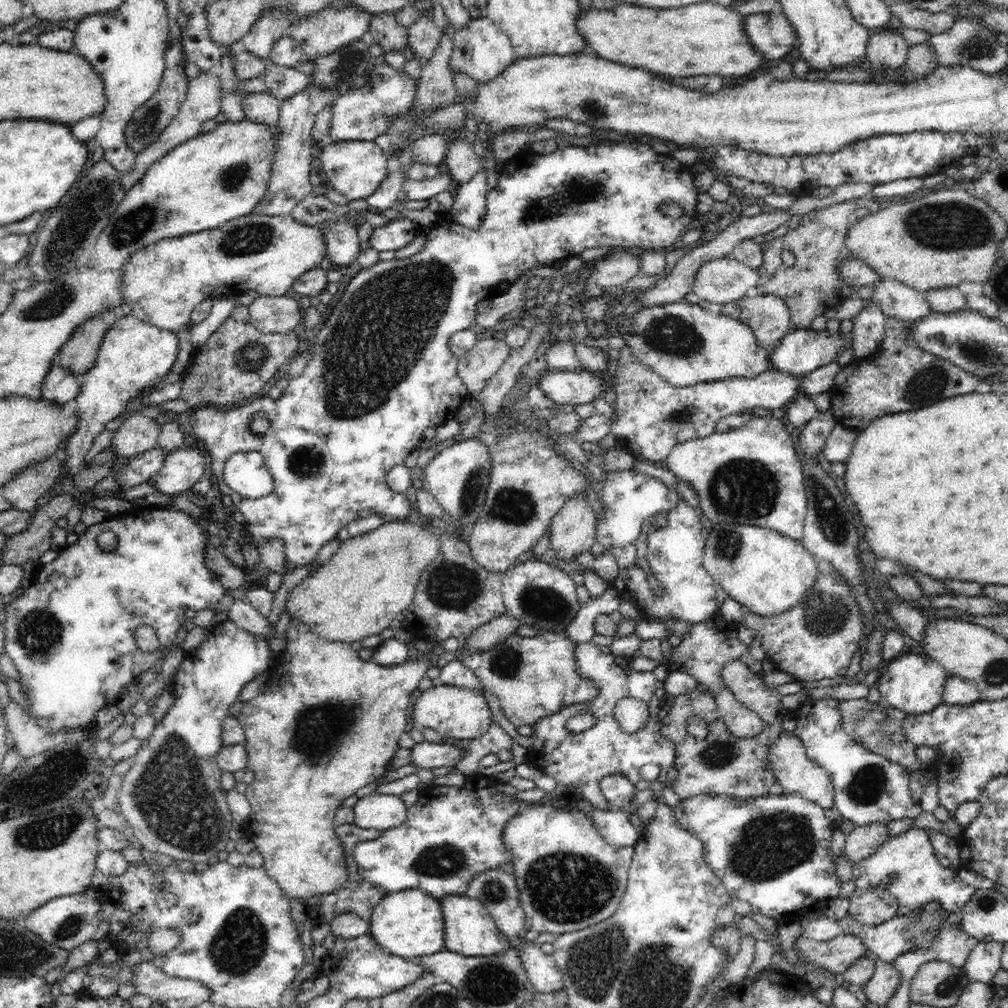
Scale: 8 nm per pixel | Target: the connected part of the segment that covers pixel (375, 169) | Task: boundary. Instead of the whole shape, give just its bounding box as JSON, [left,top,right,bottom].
[320,141,391,201]

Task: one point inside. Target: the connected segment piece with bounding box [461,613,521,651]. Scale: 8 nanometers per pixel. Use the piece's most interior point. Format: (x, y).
(497, 630)

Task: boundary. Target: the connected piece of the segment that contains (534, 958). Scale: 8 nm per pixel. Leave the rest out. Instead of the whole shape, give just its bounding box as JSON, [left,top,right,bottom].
[517,942,563,993]

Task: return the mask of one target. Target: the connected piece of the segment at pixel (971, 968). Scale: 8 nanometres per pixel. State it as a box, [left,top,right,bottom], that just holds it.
[962,941,1003,983]

